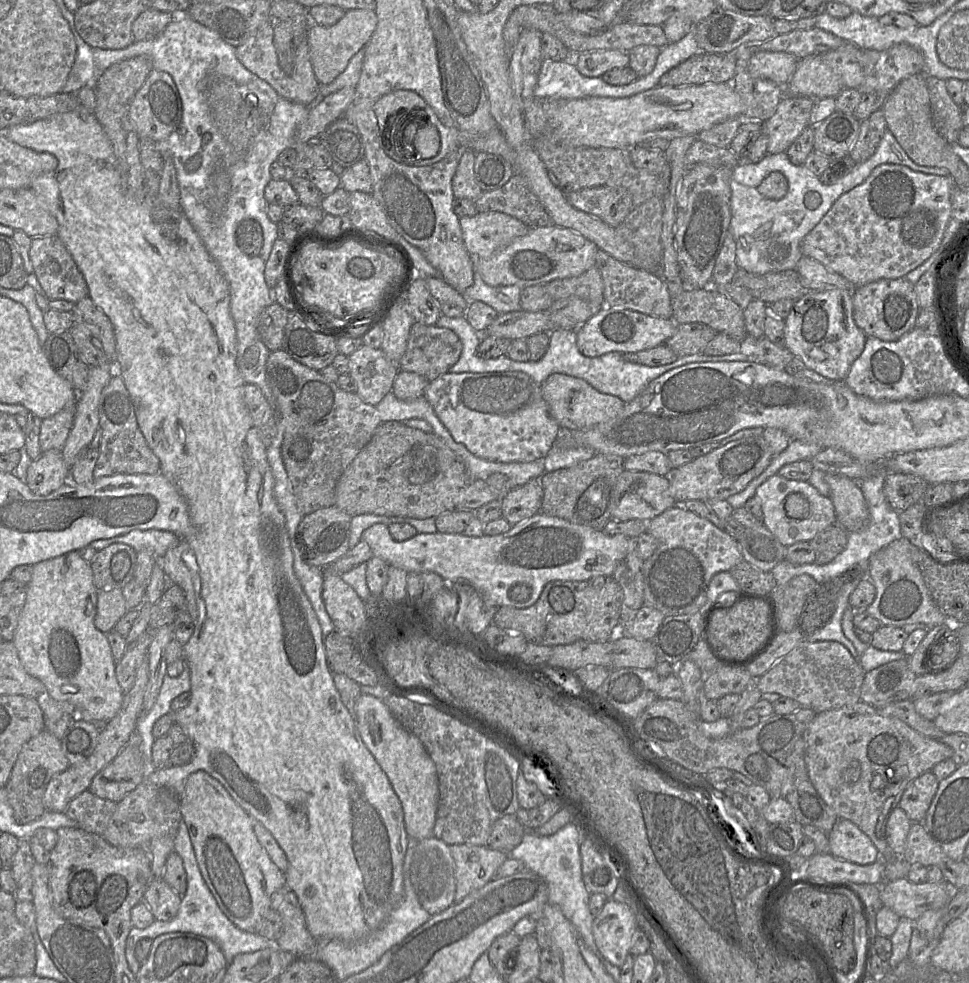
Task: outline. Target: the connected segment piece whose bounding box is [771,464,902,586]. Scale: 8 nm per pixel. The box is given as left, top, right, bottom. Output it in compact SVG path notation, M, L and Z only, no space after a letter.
M882 464L882 469L880 471L877 471L874 474L871 474L864 480L858 481L862 494L864 496L864 499L867 503L868 511L869 511L867 525L859 531L848 532L848 539L847 539L846 547L836 558L834 558L831 562L825 565L817 565L816 563L797 565L797 564L792 564L789 561L784 559L783 561L779 562L771 571L776 581L777 586L784 585L788 581L793 579L794 577L802 575L802 574L810 575L817 583L826 582L846 572L853 566L866 567L866 577L867 577L868 562L869 562L870 557L874 553L879 551L881 548L891 543L892 541L898 540L902 537L901 532L900 532L899 512L894 510L886 500L884 491L883 491L884 481L885 481L885 470L883 469L883 464Z

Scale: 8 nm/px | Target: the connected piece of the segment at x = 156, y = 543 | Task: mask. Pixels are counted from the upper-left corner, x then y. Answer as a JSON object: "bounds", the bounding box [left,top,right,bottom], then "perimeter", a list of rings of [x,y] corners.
{"bounds":[89,530,179,561],"perimeter":[[[133,530],[121,536],[95,540],[89,546],[99,552],[111,544],[122,543],[131,546],[136,552],[150,550],[160,561],[169,549],[177,545],[179,539],[170,531]]]}

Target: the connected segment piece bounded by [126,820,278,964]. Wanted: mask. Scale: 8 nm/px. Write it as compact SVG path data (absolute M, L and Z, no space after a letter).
M180 822L177 834L174 837L174 852L181 856L187 876L187 890L181 896L181 904L177 915L170 921L155 920L149 927L139 929L132 927L127 937L127 947L132 947L135 955L135 946L143 938L154 940L156 937L172 932L194 933L205 936L214 941L224 954L229 964L236 955L252 953L263 949L277 949L277 940L270 940L259 933L250 933L236 927L221 911L213 894L205 883L199 870L188 828L185 822Z

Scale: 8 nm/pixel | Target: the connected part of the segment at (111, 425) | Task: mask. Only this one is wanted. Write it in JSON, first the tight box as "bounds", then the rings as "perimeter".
{"bounds":[93,373,160,479],"perimeter":[[[114,373],[103,389],[98,405],[98,415],[101,442],[99,457],[93,472],[95,479],[115,474],[155,475],[160,473],[160,461],[148,446],[138,426],[134,402],[120,374]]]}

